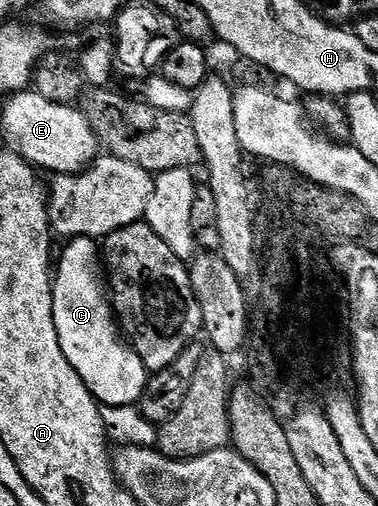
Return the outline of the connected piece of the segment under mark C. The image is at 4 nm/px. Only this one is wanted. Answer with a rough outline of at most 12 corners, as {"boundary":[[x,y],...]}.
{"boundary":[[92,238],[56,259],[63,356],[104,406],[132,406],[147,371],[123,341]]}

